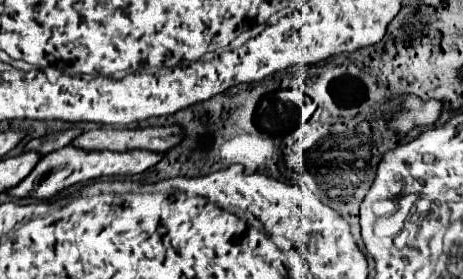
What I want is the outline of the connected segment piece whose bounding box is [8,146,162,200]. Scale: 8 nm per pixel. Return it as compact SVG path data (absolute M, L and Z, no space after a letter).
M66 146L60 148L56 152L46 154L38 166L34 168L34 172L30 172L30 176L18 184L16 188L8 190L10 196L16 198L38 198L38 200L46 200L50 196L54 196L56 192L78 184L78 182L86 182L86 180L94 180L94 178L102 178L102 176L124 176L124 174L140 174L144 170L148 170L150 166L158 164L162 160L162 152L146 152L146 150L134 150L134 152L106 152L106 150L82 150L76 146Z

